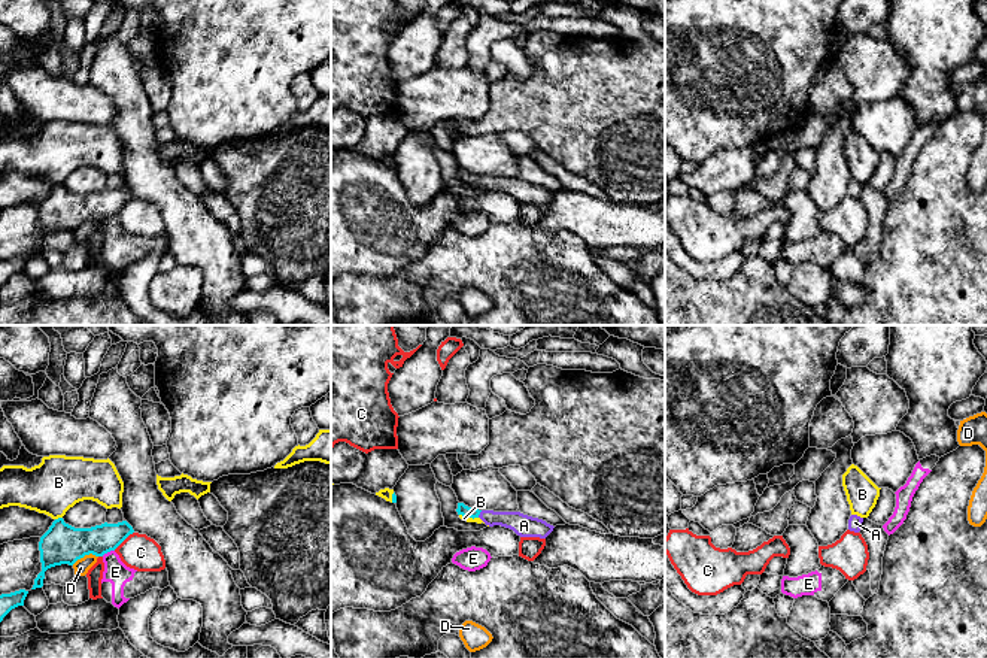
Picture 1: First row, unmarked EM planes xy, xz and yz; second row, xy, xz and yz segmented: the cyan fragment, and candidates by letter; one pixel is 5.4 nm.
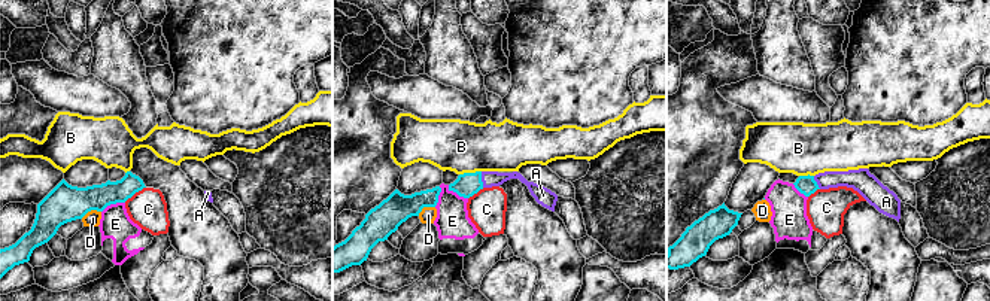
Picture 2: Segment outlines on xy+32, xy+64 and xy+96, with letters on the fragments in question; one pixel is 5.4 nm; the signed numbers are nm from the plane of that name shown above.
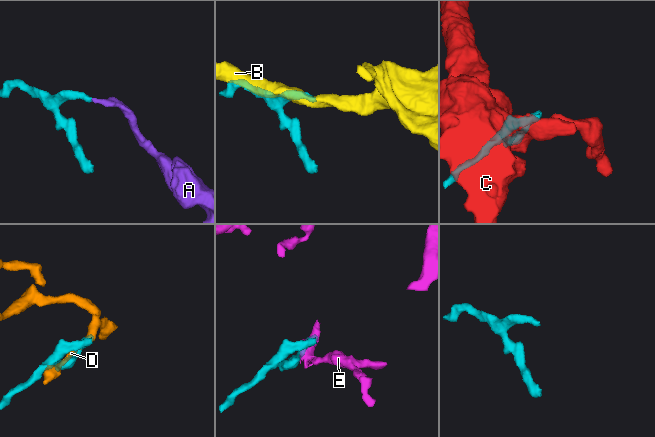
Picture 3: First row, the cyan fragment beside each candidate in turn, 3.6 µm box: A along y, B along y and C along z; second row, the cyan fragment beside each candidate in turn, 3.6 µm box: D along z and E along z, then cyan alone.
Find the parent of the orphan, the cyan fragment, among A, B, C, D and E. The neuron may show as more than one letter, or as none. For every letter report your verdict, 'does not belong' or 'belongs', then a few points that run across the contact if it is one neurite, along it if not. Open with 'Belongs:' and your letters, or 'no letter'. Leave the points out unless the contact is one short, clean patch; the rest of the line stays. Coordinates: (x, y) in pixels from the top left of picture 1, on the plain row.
Belongs: A
A: belongs; line xz (462, 175), (479, 179), (513, 185), (524, 191)
B: does not belong
C: does not belong; line xy (133, 197), (114, 215)
D: does not belong; line xy (97, 221), (87, 220), (72, 230)
E: does not belong; line xy (114, 215), (102, 221)

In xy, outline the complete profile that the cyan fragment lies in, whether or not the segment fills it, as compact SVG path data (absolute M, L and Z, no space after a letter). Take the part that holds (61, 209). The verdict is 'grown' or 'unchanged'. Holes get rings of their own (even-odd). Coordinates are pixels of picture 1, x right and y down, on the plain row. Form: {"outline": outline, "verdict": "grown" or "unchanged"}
{"outline": "M58 184L49 195L40 203L39 216L42 237L34 245L31 255L42 254L45 237L51 233L69 230L73 231L85 221L103 222L115 216L130 200L133 192L127 188L101 189L91 194L75 194Z", "verdict": "unchanged"}

